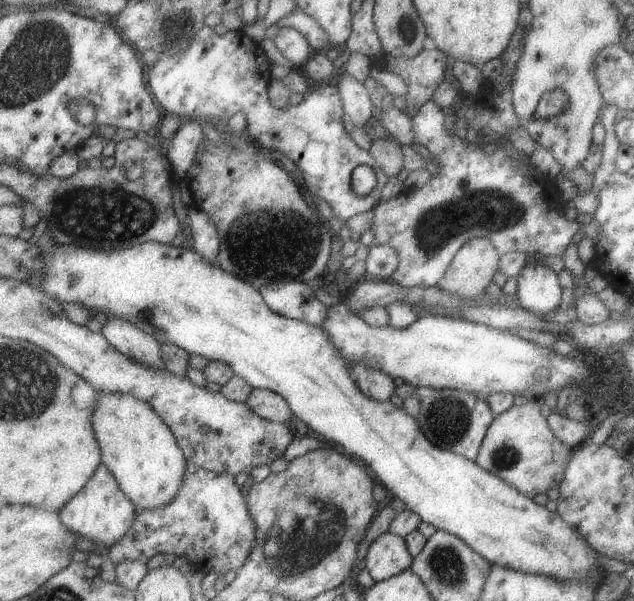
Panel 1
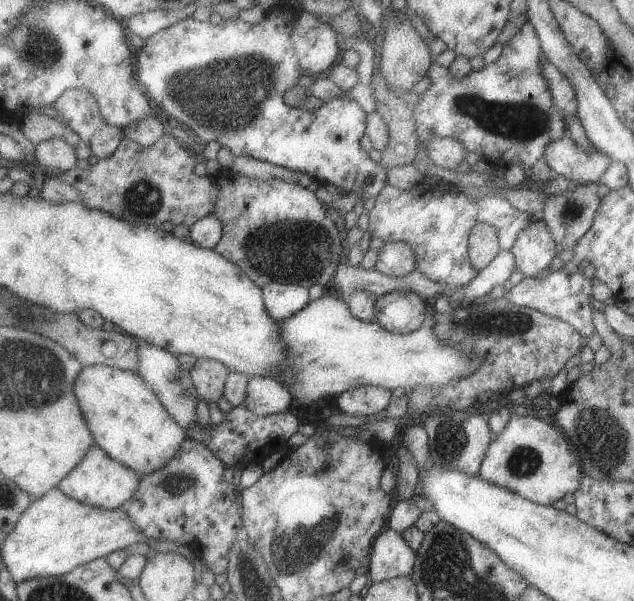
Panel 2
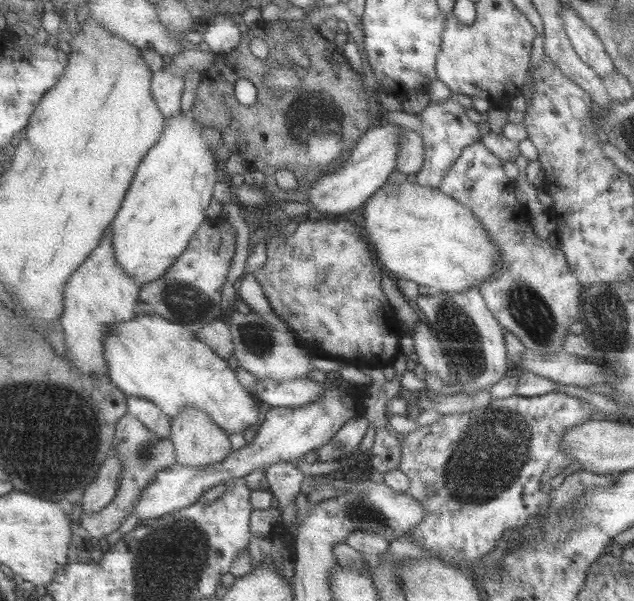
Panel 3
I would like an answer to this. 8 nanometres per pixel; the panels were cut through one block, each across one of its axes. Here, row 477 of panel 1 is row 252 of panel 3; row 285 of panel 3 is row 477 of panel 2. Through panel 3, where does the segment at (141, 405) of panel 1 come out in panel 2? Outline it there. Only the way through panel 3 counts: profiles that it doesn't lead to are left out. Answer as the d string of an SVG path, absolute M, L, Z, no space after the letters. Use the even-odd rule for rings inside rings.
M108 365L87 366L76 383L76 394L96 444L115 461L121 462L127 469L131 468L141 480L156 471L161 471L172 462L189 438L187 430L177 423L174 416L160 402L158 395L135 372L123 371Z

